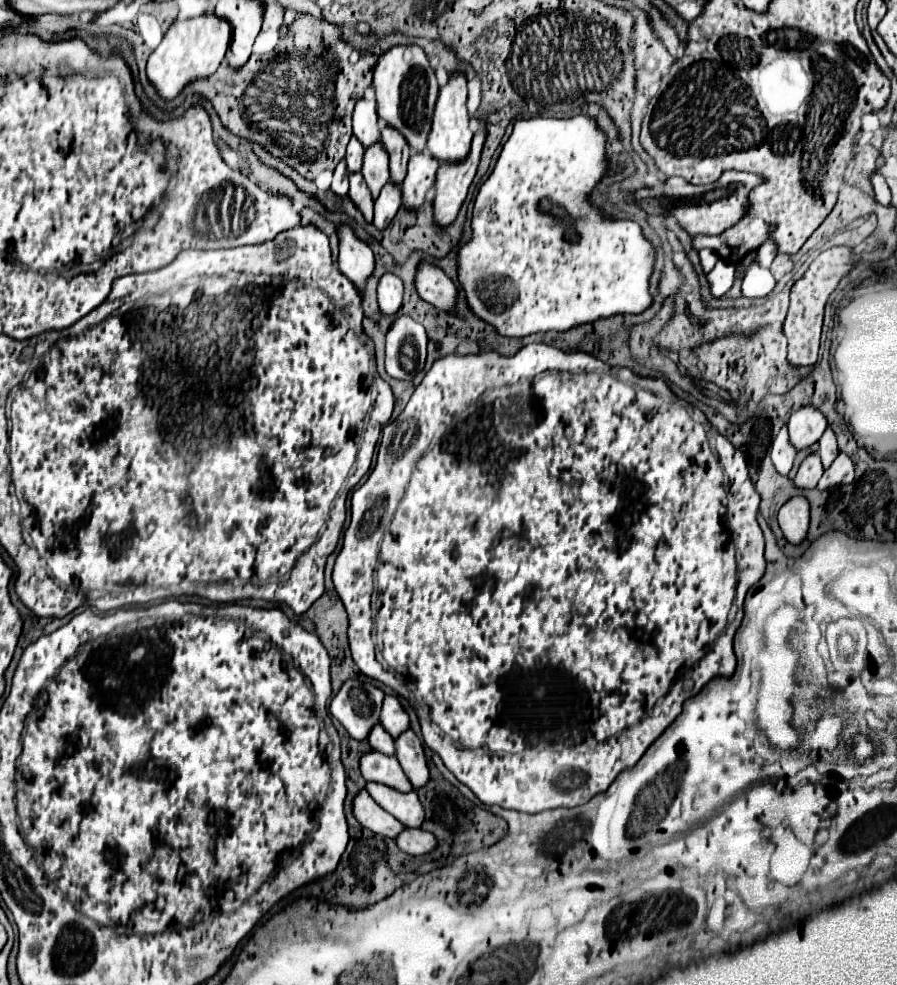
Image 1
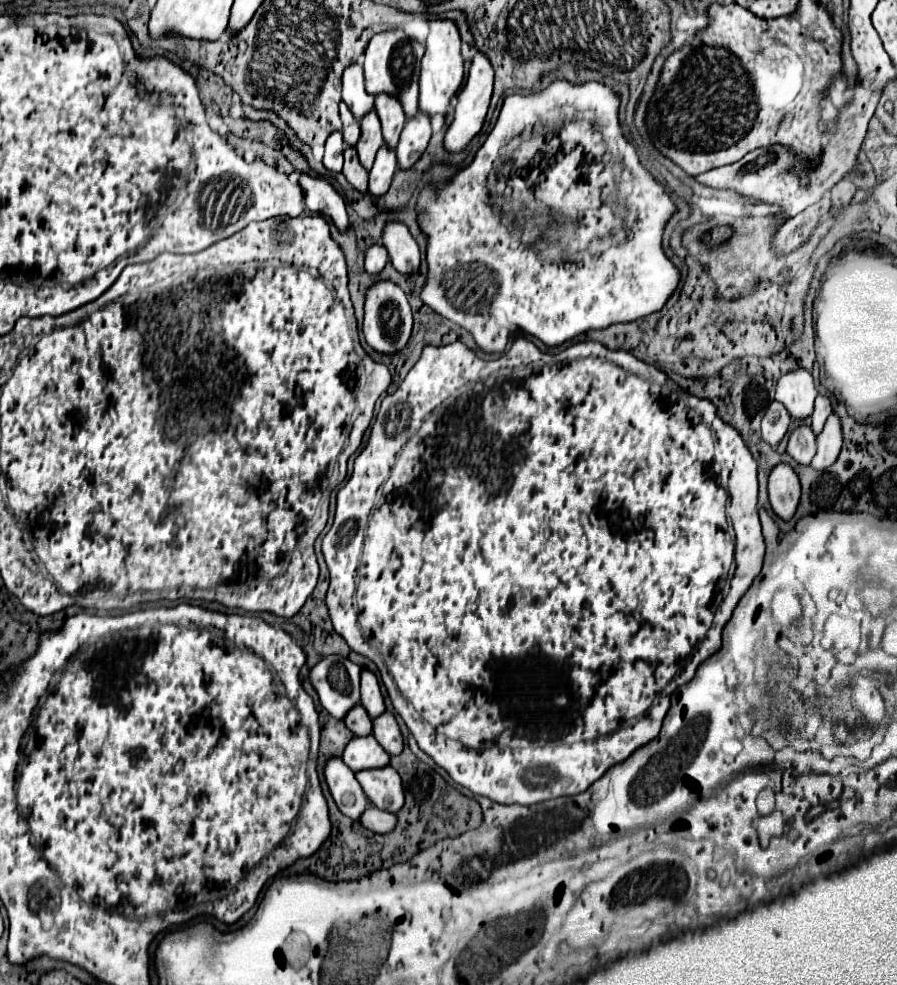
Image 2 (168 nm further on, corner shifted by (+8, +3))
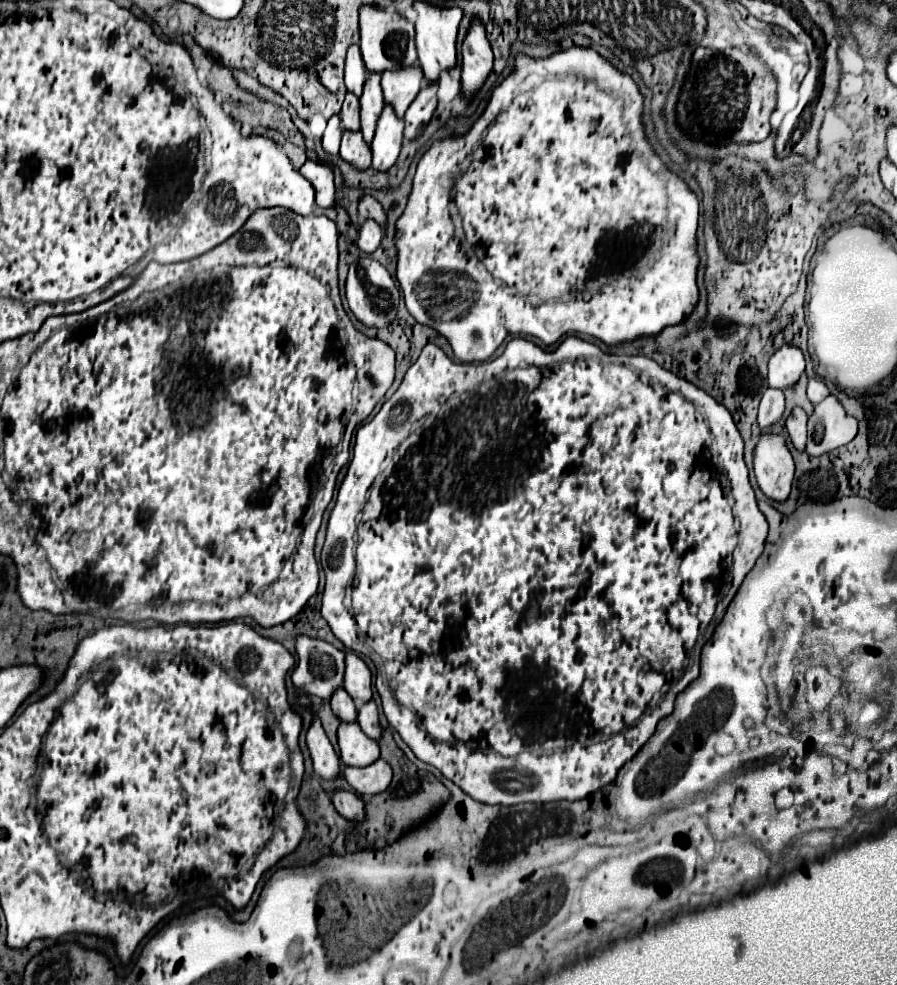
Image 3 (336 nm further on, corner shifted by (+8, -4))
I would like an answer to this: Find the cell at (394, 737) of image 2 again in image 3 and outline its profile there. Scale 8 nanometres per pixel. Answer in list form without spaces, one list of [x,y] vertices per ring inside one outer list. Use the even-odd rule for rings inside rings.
[[[367,702],[363,706],[359,706],[359,714],[357,714],[357,724],[361,726],[361,730],[373,738],[373,740],[381,740],[381,724],[379,724],[379,712],[377,712],[377,706],[375,702]]]

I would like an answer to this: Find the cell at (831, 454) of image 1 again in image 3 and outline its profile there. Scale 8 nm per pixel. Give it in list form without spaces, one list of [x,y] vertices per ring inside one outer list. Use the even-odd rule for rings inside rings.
[[[809,380],[809,386],[807,386],[807,396],[811,400],[811,404],[819,404],[825,396],[829,394],[829,388],[825,386],[823,380]]]

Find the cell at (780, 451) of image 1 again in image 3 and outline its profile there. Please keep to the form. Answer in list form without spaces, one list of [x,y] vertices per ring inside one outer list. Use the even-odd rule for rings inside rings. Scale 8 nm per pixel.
[[[767,388],[759,404],[759,418],[757,418],[759,428],[769,430],[773,424],[777,424],[783,418],[783,412],[785,412],[783,392],[775,388]]]

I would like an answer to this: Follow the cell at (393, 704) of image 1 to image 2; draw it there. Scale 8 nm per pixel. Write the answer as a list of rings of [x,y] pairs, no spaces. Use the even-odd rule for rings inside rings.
[[[361,669],[361,703],[371,717],[377,717],[377,713],[381,713],[381,709],[385,709],[379,681],[377,681],[375,673],[369,669]]]

